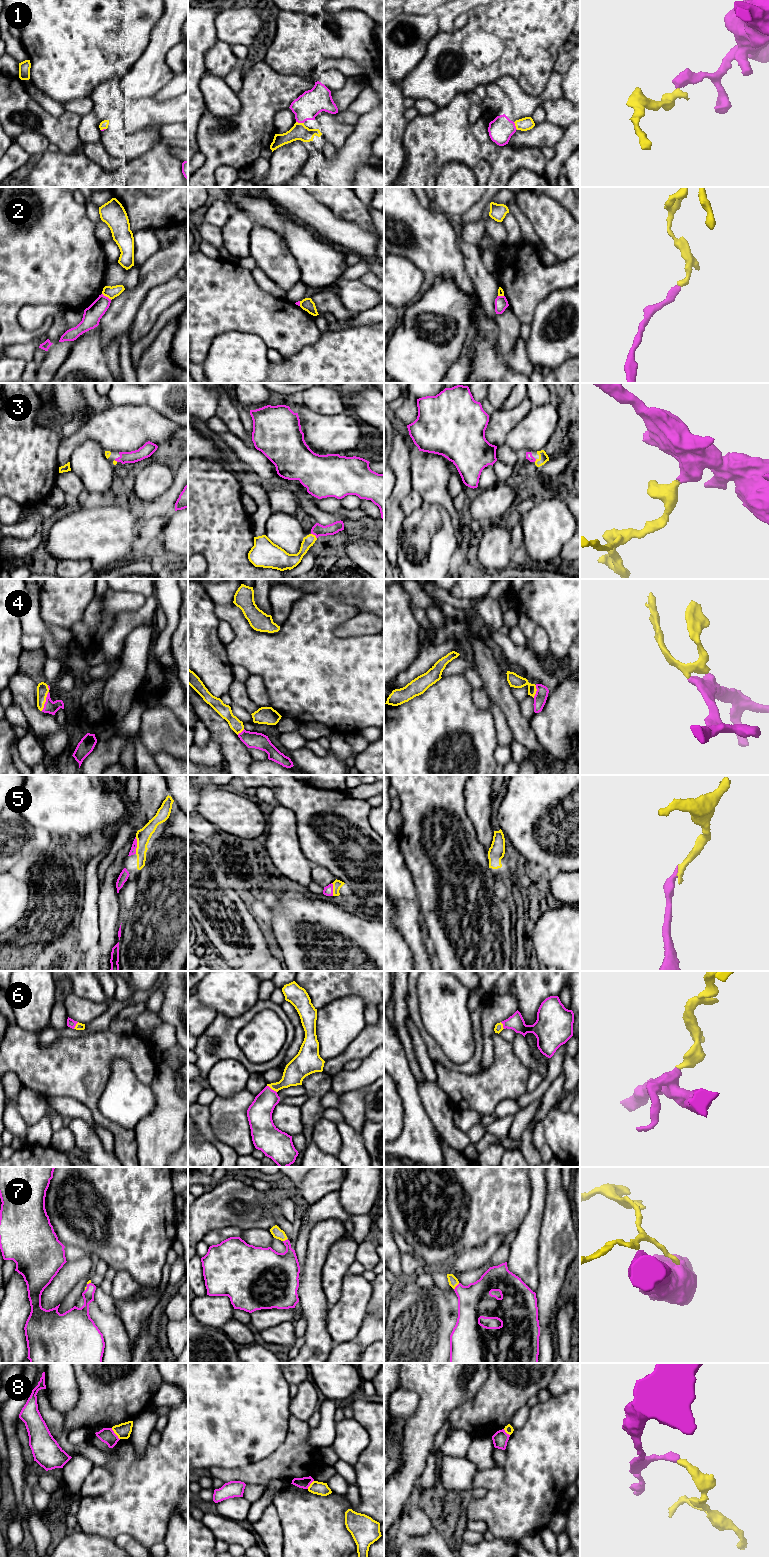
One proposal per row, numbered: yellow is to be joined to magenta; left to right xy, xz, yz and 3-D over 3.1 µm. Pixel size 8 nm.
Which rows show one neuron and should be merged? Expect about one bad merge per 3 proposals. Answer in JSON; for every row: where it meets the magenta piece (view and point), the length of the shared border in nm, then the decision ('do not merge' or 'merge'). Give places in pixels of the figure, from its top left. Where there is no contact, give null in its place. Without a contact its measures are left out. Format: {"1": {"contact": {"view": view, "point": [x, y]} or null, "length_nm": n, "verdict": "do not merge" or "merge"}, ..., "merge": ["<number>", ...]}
{"1": {"contact": {"view": "xz", "point": [300, 122]}, "length_nm": 70, "verdict": "merge"}, "2": {"contact": {"view": "xy", "point": [107, 297]}, "length_nm": 90, "verdict": "do not merge"}, "3": {"contact": {"view": "xz", "point": [314, 534]}, "length_nm": 60, "verdict": "merge"}, "4": {"contact": {"view": "xy", "point": [46, 701]}, "length_nm": 170, "verdict": "merge"}, "5": {"contact": {"view": "xy", "point": [136, 845]}, "length_nm": 140, "verdict": "merge"}, "6": {"contact": {"view": "xz", "point": [271, 1089]}, "length_nm": 100, "verdict": "merge"}, "7": {"contact": {"view": "yz", "point": [456, 1286]}, "length_nm": 70, "verdict": "merge"}, "8": {"contact": {"view": "xy", "point": [115, 1434]}, "length_nm": 120, "verdict": "do not merge"}, "merge": ["1", "3", "4", "5", "6", "7"]}

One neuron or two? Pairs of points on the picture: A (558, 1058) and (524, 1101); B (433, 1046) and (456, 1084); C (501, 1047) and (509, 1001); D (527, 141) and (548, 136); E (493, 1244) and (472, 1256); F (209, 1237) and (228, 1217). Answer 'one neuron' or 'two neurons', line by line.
A: one neuron
B: two neurons
C: two neurons
D: one neuron
E: one neuron
F: two neurons

